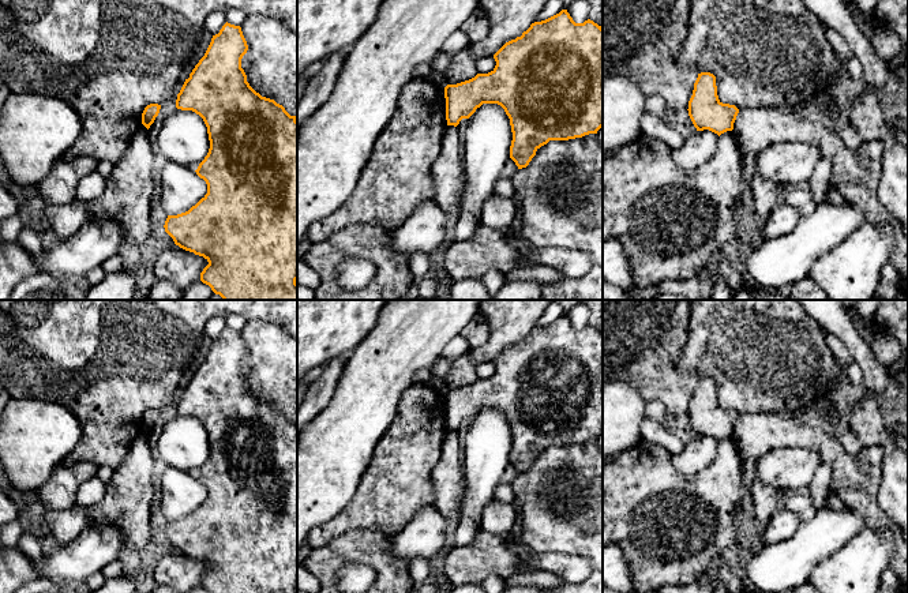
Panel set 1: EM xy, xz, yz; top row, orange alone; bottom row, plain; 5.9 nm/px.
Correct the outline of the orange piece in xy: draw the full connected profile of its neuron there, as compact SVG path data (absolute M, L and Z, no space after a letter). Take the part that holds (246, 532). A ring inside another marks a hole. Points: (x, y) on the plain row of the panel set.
M226 327L220 338L213 341L205 361L195 371L177 399L176 413L195 417L203 424L207 432L210 454L195 476L196 480L206 487L207 499L188 517L168 521L164 533L176 551L203 562L209 567L200 578L200 586L210 593L297 593L297 425L296 421L290 421L282 410L274 405L262 402L249 391L247 380L241 374L241 364L247 356L248 350L241 333Z

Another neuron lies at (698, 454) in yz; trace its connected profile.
M703 435L697 436L694 440L684 444L679 453L669 451L669 457L678 472L684 476L695 476L712 465L717 448L718 440L709 435Z

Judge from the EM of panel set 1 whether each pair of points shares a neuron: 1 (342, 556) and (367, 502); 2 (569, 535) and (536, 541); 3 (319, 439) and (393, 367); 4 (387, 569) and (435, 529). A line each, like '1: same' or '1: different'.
1: different
2: same
3: same
4: different

